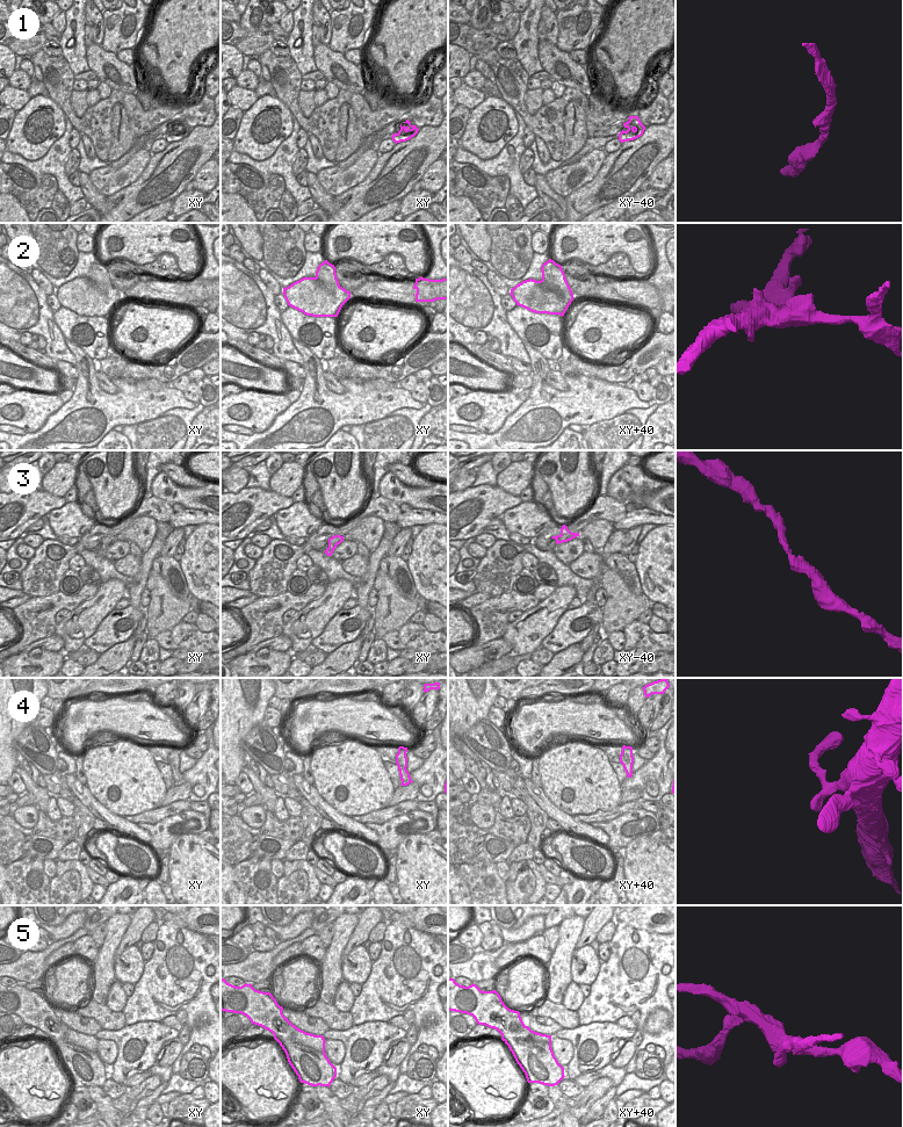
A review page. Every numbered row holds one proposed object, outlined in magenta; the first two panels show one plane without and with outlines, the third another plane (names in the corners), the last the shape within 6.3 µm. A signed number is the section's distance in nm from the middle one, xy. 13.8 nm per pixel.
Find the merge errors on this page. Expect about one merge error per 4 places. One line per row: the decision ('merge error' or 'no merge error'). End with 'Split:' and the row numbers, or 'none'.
1: no merge error
2: merge error
3: no merge error
4: no merge error
5: merge error
Split: 2, 5

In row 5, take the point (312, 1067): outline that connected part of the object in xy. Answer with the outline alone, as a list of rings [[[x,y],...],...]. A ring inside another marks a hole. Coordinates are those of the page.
[[[272,1012],[263,1013],[263,1018],[260,1023],[258,1023],[258,1026],[261,1026],[274,1034],[274,1039],[280,1043],[280,1046],[284,1050],[288,1062],[296,1072],[296,1075],[298,1076],[301,1083],[305,1083],[311,1086],[320,1085],[330,1088],[331,1083],[337,1077],[337,1068],[330,1062],[325,1052],[319,1052],[316,1050],[315,1048],[295,1042],[291,1036],[292,1031],[288,1030],[282,1024],[283,1021],[289,1023],[291,1026],[295,1026],[284,1016],[280,1020]]]

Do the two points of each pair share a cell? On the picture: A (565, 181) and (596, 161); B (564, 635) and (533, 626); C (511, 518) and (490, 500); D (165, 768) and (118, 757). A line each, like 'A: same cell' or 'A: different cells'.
A: same cell
B: different cells
C: different cells
D: different cells

